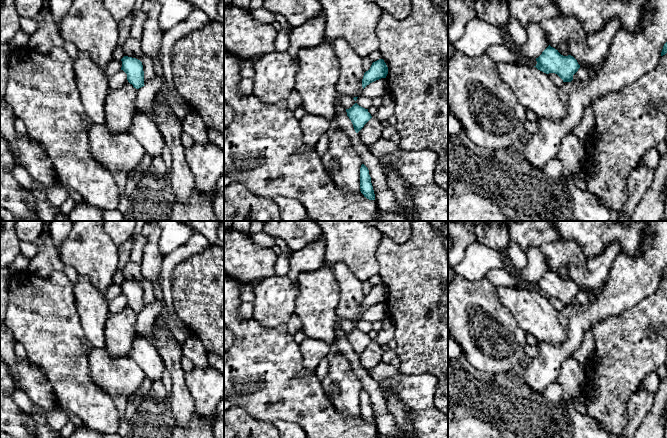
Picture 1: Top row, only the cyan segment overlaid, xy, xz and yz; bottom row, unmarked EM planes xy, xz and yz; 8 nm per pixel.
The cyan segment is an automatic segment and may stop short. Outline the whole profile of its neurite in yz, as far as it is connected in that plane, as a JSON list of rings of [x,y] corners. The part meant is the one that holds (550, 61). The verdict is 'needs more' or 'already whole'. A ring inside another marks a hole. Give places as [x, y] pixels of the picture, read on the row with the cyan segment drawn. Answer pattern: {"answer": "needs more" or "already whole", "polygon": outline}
{"answer": "already whole", "polygon": [[[550,45],[536,58],[536,61],[537,64],[534,67],[546,74],[557,74],[563,82],[571,82],[573,75],[580,68],[573,56],[563,56]]]}

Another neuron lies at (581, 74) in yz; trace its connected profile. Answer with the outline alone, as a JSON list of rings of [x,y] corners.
[[[579,68],[578,71],[573,75],[573,80],[572,81],[581,81],[581,80],[586,80],[590,76],[590,72],[586,72],[584,69]]]

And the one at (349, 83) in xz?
[[[324,36],[323,42],[329,43],[339,60],[340,76],[336,84],[338,97],[346,95],[359,97],[362,95],[362,79],[364,70],[361,58],[351,46],[342,38],[330,39]]]

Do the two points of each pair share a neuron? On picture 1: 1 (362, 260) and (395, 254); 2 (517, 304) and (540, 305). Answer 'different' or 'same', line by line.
1: different
2: same

